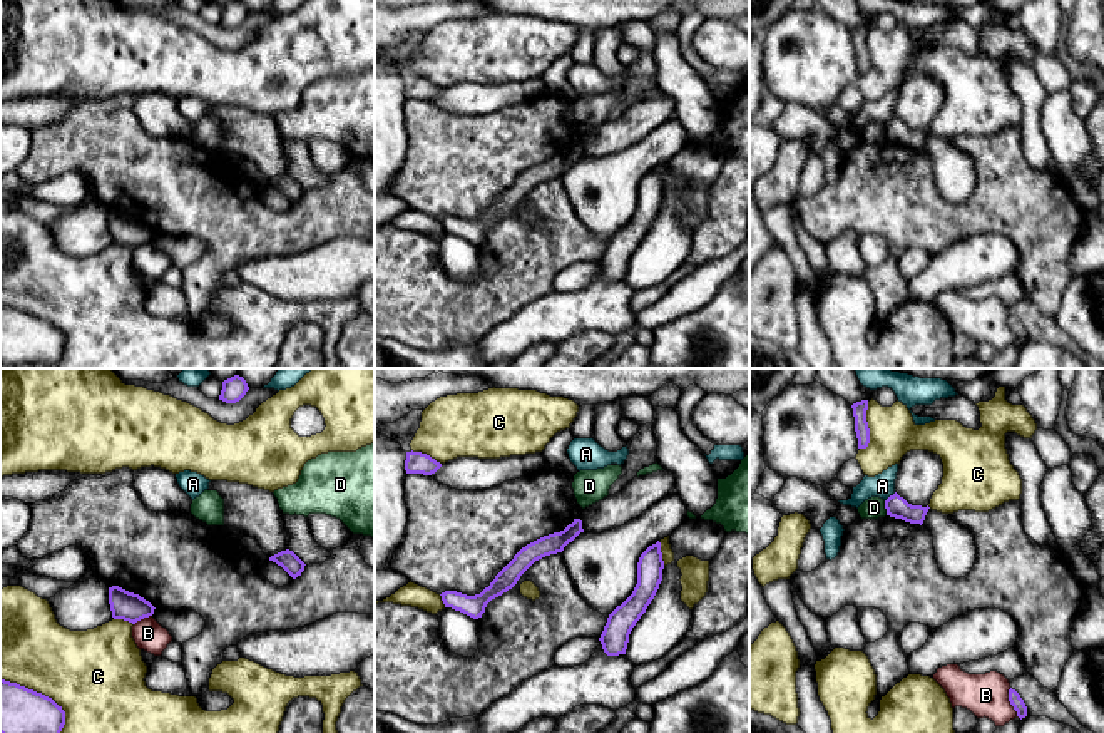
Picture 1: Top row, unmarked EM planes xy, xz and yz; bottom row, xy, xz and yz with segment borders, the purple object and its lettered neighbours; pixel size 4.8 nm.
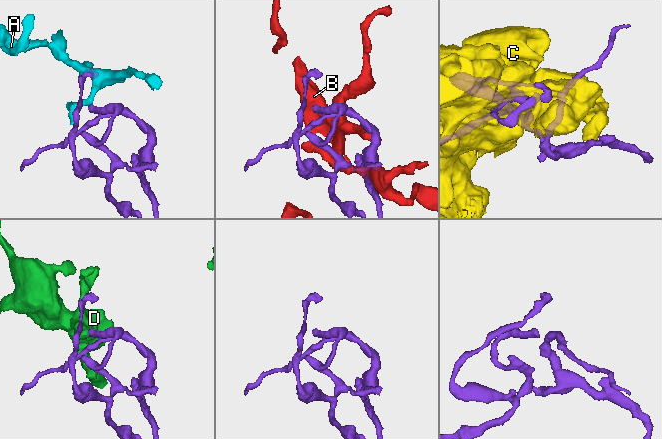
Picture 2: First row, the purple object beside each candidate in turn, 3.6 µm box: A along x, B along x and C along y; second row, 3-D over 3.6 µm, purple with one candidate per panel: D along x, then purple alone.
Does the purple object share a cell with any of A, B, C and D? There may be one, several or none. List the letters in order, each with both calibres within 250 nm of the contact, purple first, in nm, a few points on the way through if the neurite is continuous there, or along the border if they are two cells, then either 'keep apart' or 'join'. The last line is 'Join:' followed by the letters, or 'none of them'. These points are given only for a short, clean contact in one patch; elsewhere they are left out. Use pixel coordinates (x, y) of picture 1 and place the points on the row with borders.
A: 100/120 nm | keep apart
B: 60/200 nm | keep apart
C: 260/400 nm | keep apart
D: 100/100 nm | along yz (884, 501), (887, 514) | keep apart
Join: none of them

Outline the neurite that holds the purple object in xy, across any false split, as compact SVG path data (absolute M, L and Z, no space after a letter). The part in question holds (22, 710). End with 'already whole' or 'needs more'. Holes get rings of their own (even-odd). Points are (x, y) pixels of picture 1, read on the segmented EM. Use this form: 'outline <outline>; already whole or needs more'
outline M0 678L0 733L60 733L65 711L52 698Z; already whole

